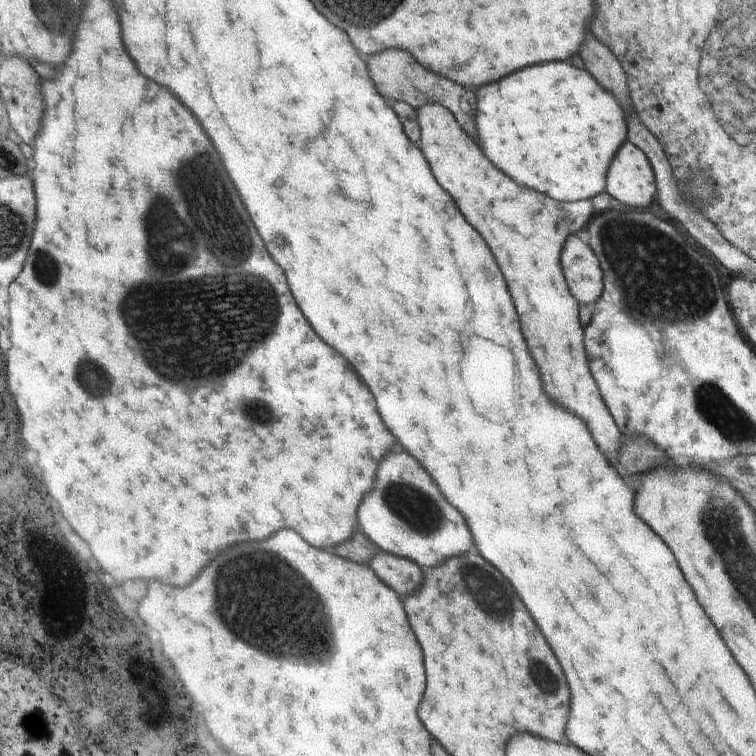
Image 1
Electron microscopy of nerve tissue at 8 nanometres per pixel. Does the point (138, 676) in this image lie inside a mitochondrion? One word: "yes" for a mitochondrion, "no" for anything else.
no

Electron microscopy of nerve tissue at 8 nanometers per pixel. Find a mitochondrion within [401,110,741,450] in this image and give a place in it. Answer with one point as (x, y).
(640, 254)

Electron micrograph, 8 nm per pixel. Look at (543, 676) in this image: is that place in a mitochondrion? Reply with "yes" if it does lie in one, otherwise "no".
yes

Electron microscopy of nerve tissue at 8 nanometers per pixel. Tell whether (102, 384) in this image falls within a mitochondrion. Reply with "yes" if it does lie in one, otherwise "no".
yes

